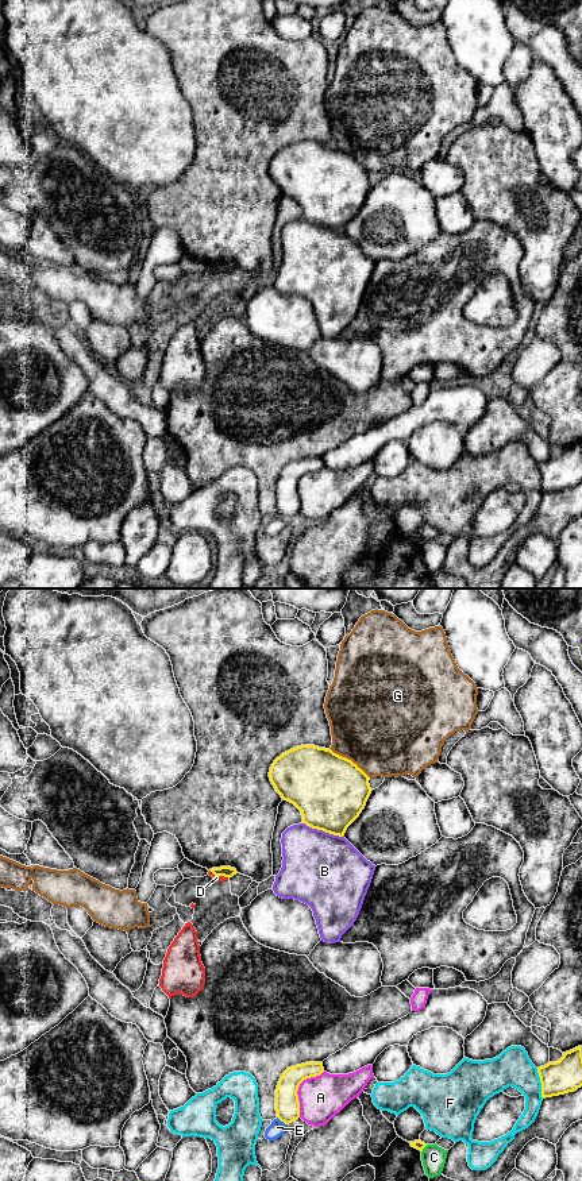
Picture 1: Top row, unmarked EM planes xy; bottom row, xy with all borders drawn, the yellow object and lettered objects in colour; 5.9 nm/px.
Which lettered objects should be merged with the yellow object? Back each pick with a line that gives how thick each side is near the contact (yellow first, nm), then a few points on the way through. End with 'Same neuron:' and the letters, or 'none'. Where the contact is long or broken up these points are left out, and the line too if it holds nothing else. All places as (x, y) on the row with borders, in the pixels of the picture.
Same neuron: none

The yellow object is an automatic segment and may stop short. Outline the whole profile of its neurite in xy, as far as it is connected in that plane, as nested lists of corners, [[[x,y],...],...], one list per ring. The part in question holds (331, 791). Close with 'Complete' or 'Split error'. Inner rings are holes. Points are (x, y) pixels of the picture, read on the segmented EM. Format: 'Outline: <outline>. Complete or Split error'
Outline: [[[301,745],[282,753],[271,764],[269,777],[281,798],[301,811],[302,823],[339,837],[359,817],[373,791],[370,777],[356,764],[315,745]]]. Complete

